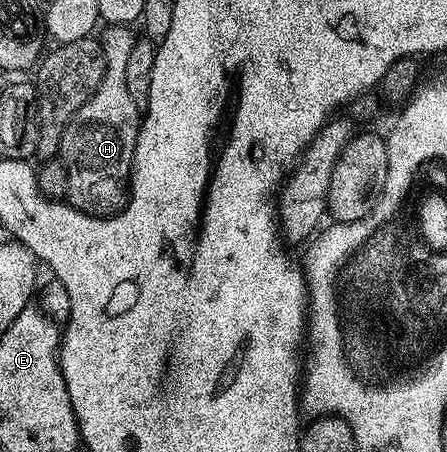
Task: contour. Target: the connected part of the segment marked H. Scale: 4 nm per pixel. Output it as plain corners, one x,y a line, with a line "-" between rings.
109,26
99,36
105,55
105,74
99,90
79,109
65,128
59,160
67,166
67,203
86,216
116,216
129,203
135,142
143,119
142,109
127,91
127,58
135,39
129,26

